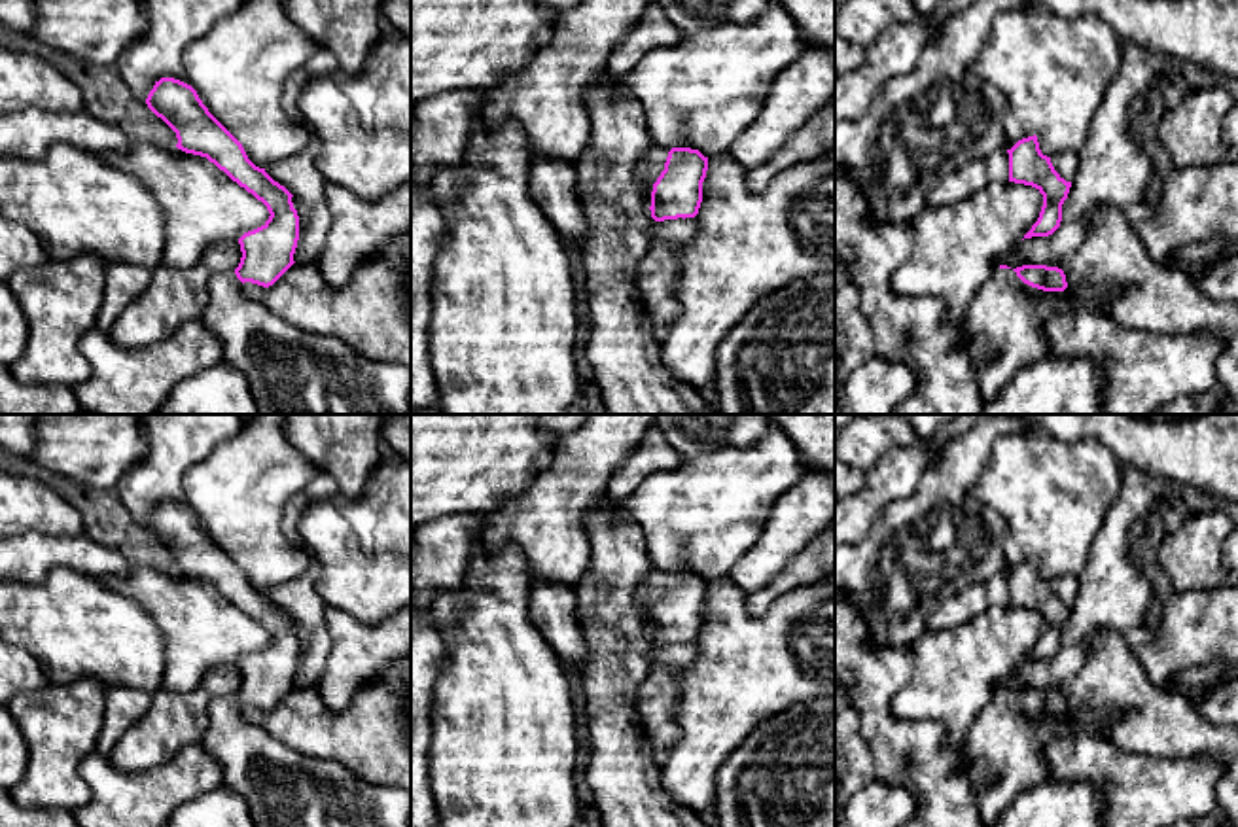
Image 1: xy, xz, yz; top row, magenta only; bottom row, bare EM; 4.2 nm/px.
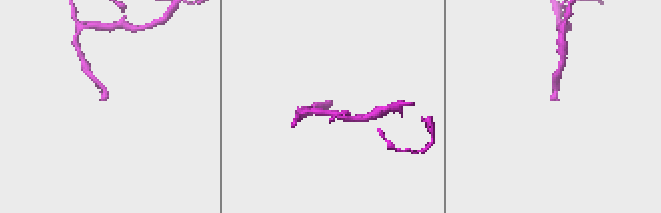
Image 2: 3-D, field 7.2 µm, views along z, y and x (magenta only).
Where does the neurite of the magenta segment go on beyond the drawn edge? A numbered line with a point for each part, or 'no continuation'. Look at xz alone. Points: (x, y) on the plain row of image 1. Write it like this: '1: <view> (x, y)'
1: xz (652, 589)

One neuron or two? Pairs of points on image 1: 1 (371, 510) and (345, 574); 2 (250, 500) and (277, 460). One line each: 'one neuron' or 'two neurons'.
1: one neuron
2: one neuron

